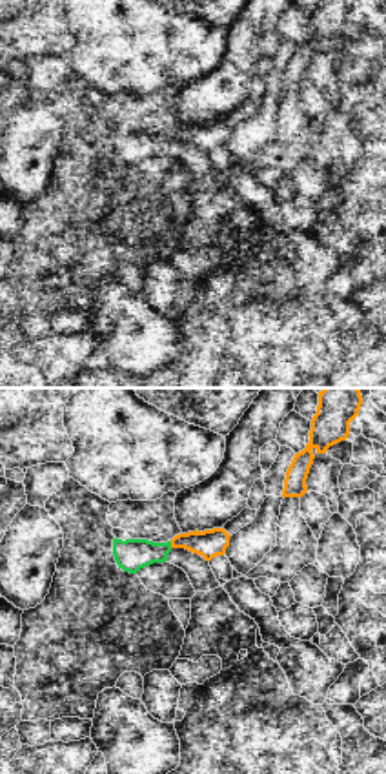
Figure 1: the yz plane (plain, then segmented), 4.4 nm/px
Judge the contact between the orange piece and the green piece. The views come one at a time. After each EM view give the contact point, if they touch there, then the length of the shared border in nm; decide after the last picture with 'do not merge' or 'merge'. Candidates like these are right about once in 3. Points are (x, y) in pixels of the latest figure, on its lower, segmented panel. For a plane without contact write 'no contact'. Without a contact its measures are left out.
(172, 545) | 30 nm

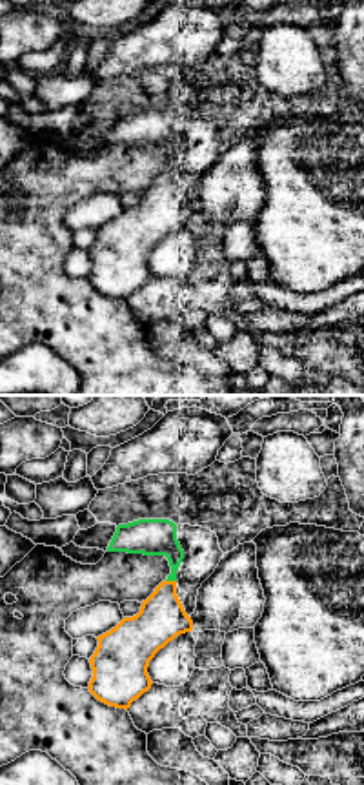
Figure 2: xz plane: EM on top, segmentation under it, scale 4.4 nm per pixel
(171, 581) | 50 nm

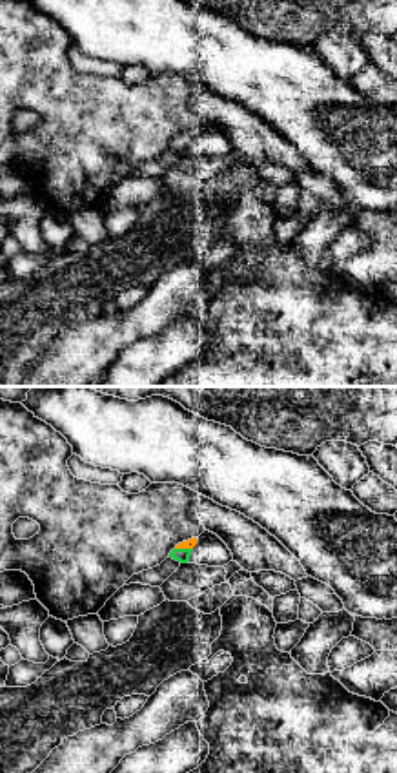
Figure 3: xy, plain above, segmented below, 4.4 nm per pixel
(184, 547) | 80 nm

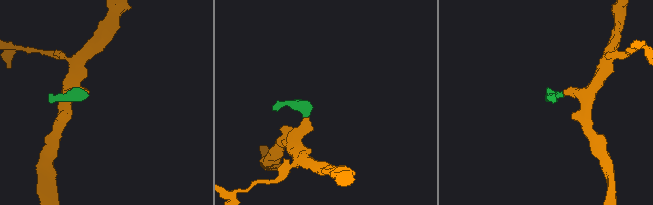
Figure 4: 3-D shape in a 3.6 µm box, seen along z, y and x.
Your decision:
merge

